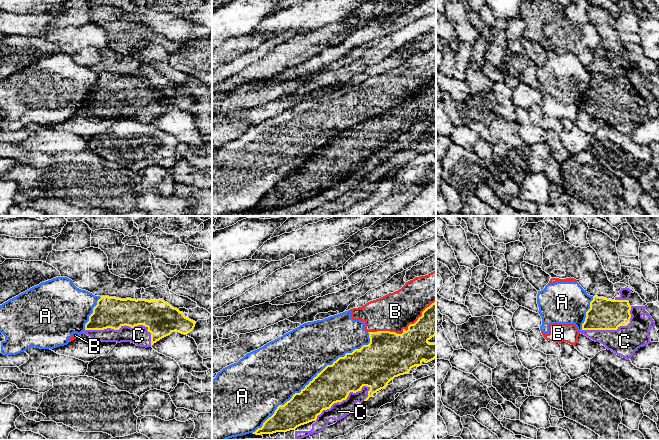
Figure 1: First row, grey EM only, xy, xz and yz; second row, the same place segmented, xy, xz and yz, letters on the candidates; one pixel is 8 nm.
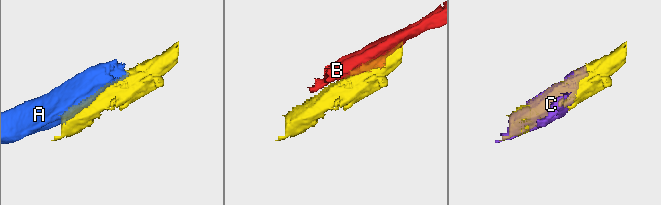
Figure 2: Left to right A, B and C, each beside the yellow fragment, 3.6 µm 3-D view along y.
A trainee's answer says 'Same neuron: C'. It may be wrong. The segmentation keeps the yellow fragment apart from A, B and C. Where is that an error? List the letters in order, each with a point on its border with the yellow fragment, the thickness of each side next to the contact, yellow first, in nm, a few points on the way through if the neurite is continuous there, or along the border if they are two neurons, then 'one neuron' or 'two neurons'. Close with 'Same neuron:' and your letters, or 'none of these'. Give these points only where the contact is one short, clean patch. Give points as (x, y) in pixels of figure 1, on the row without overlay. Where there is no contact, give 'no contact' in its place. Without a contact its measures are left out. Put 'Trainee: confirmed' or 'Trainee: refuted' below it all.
A: xz (313, 154) | 300/460 nm | two neurons
B: xz (403, 106) | 360/300 nm | two neurons
C: xy (125, 100) | 260/150 nm | one neuron
Same neuron: C
Trainee: confirmed

